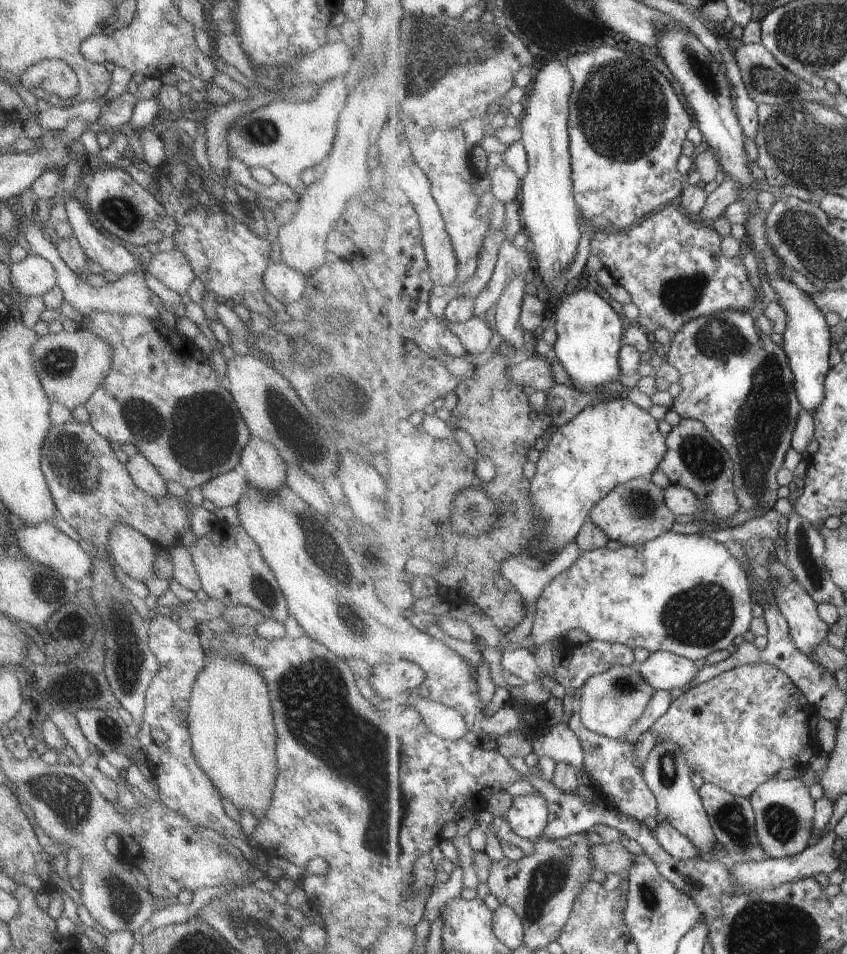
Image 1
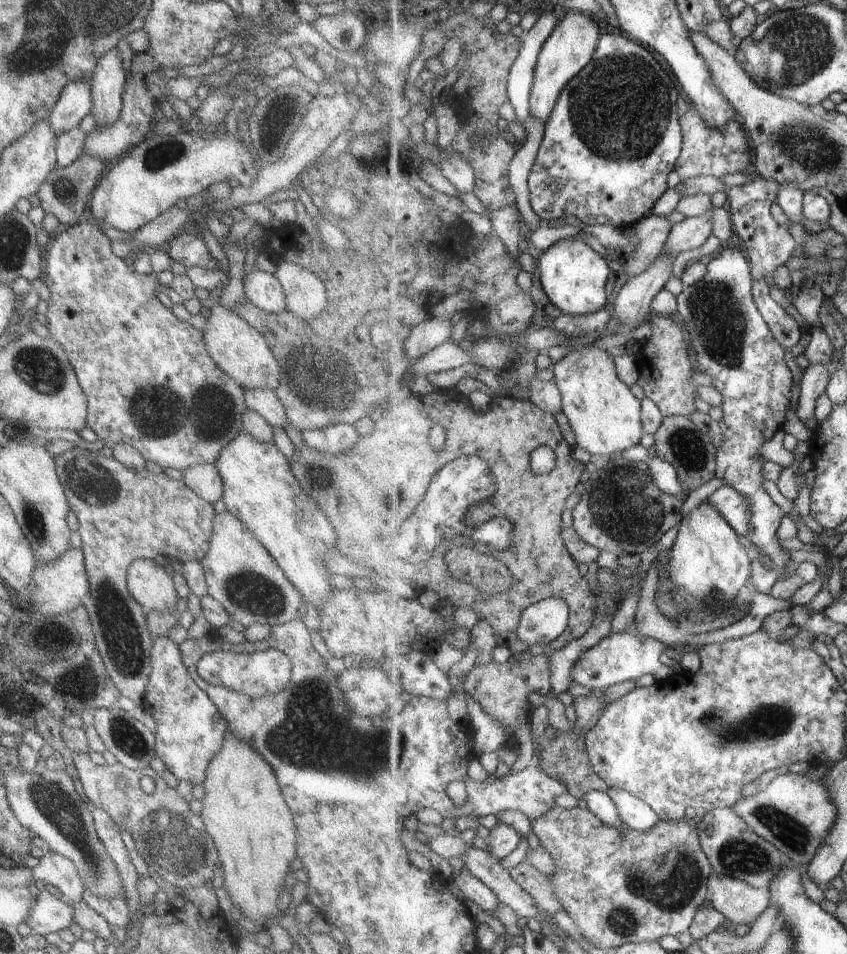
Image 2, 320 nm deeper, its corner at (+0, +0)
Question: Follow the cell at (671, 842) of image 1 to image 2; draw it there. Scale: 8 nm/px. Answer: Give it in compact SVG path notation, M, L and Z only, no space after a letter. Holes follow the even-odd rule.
M609 787L607 794L615 800L621 820L627 824L628 829L653 830L653 826L657 826L661 822L659 814L649 804L633 796L631 792Z

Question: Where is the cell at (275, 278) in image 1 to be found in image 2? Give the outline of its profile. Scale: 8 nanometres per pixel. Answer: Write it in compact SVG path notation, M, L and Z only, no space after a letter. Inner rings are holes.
M254 269L244 275L242 283L245 300L253 307L270 314L284 310L284 293L273 274Z

